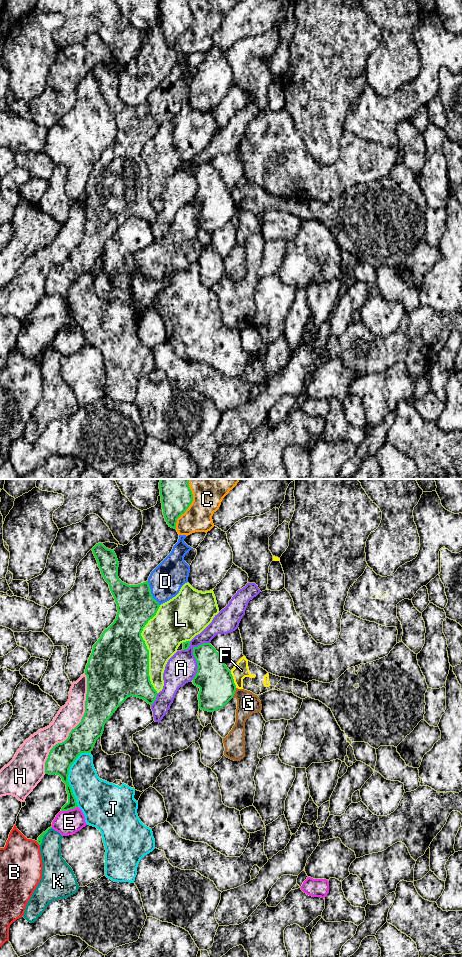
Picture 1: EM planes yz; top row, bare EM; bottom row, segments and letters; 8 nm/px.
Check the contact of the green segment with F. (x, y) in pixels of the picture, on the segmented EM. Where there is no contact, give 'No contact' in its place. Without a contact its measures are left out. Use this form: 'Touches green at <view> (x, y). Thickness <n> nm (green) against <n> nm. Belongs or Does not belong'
Touches green at yz (233, 679). Thickness 280 nm (green) against 130 nm. Does not belong

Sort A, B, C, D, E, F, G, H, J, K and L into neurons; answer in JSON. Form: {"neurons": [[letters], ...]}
{"neurons": [["A"], ["B"], ["C"], ["D", "F"], ["E"], ["G"], ["H"], ["J"], ["K"], ["L"]]}

